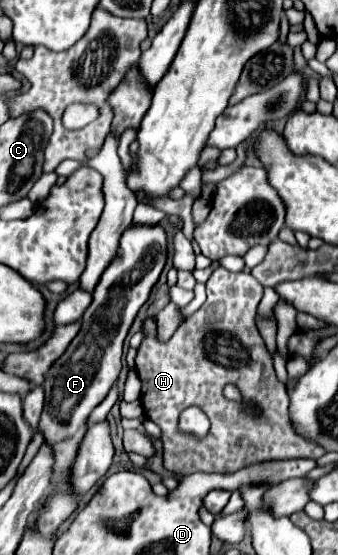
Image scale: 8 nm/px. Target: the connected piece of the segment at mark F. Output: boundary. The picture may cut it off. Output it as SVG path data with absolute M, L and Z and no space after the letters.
M133 223L129 225L121 239L119 239L119 249L115 259L109 263L109 267L103 271L95 291L93 291L93 303L89 305L89 309L83 315L83 323L81 323L81 331L79 335L71 341L69 349L59 357L59 361L49 369L43 389L45 389L45 411L41 415L39 421L39 429L45 433L45 441L51 443L57 451L57 463L53 467L53 477L51 477L51 485L55 485L55 493L47 499L47 511L39 517L37 527L43 533L51 533L55 531L75 509L77 499L69 493L67 489L67 475L71 469L71 461L77 453L77 445L85 435L85 423L89 413L105 399L105 395L109 393L109 389L115 385L119 371L121 371L121 351L123 351L123 341L125 335L137 315L137 311L141 309L141 305L149 299L151 287L157 283L163 267L165 267L165 259L167 259L167 233L161 225L141 225L141 223Z

